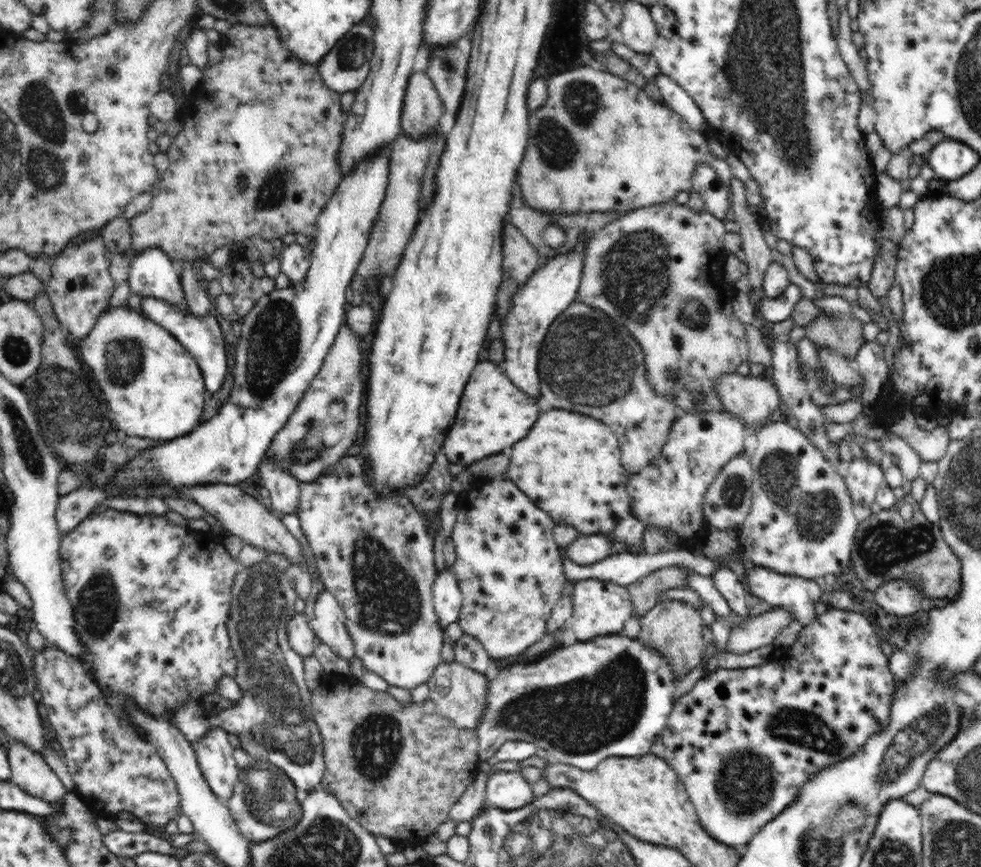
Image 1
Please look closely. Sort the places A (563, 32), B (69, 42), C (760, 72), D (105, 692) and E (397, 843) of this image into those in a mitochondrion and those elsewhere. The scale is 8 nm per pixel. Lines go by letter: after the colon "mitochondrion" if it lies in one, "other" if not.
A: other
B: other
C: mitochondrion
D: other
E: other

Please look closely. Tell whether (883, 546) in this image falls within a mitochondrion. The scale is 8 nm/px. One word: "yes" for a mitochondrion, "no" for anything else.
yes

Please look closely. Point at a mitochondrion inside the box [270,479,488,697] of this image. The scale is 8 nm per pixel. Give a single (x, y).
(389, 602)

